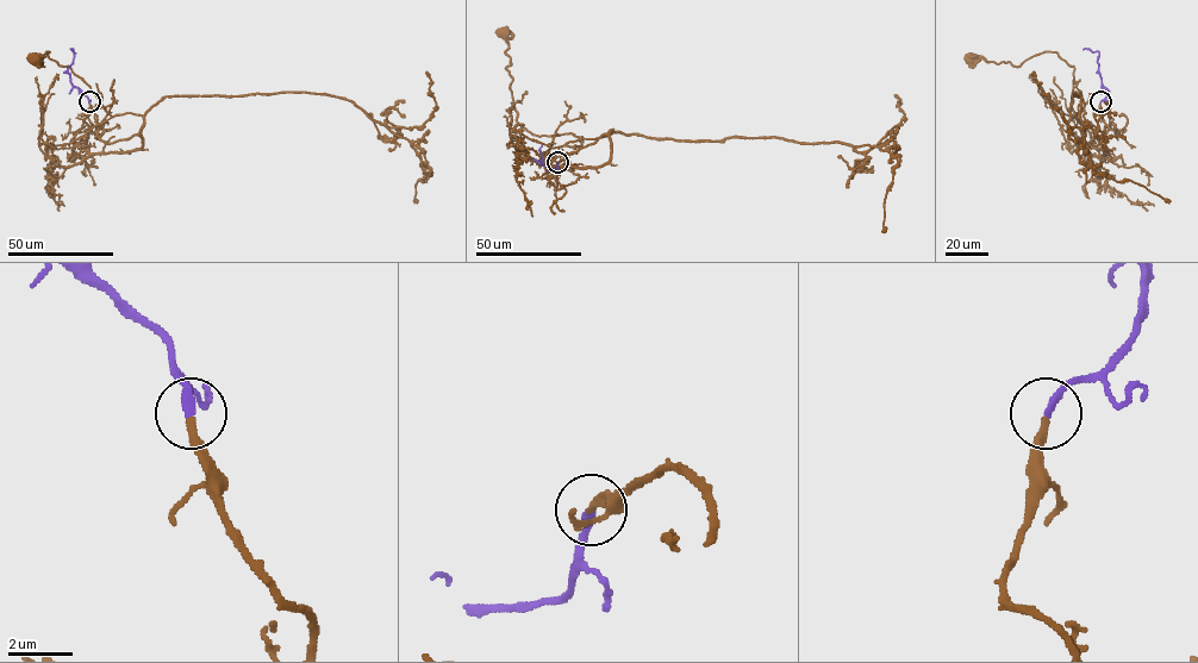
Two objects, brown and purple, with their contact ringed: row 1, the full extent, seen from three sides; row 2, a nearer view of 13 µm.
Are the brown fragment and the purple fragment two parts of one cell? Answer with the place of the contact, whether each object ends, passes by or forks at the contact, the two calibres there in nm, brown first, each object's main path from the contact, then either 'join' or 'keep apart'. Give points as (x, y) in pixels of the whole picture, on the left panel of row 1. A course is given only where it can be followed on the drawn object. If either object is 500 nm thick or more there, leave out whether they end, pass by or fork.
(89, 101) | brown ends | purple ends | 240/280 nm | brown via (88, 102), (103, 141), (128, 139), (143, 124), (142, 116), (111, 116), (49, 51), (44, 66), (36, 57) | purple via (88, 102), (73, 86), (68, 73), (74, 52), (70, 49), (74, 50) | join

